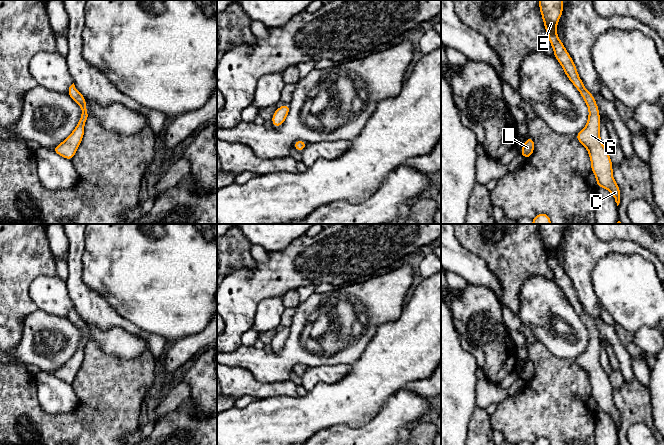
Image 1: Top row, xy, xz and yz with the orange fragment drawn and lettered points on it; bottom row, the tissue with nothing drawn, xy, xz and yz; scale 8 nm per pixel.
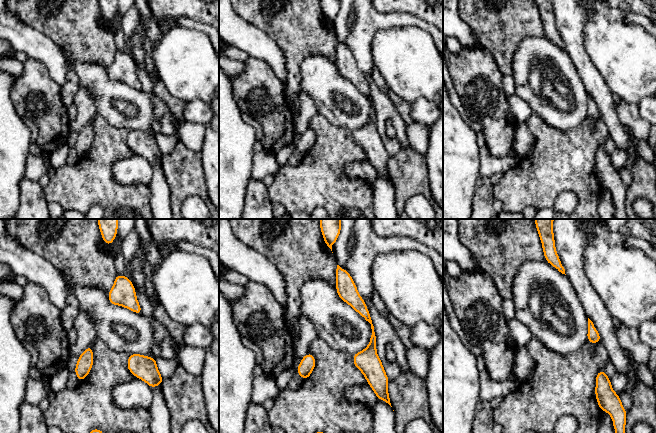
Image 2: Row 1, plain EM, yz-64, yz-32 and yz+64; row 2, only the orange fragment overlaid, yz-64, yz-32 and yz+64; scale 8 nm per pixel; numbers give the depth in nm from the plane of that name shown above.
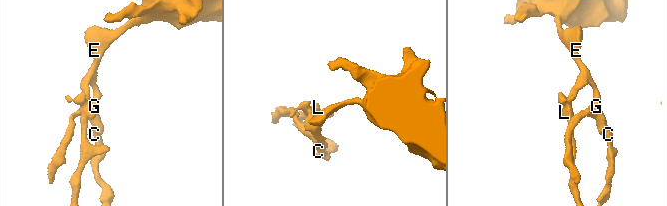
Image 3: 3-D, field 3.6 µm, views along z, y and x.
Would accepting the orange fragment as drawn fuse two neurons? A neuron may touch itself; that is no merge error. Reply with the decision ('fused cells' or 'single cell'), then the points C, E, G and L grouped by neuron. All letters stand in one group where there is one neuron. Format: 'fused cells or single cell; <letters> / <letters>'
single cell; C E G L

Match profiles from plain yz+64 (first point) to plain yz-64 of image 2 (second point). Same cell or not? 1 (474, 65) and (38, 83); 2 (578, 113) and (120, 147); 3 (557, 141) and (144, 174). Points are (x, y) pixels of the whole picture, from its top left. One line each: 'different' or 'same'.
1: same
2: different
3: different

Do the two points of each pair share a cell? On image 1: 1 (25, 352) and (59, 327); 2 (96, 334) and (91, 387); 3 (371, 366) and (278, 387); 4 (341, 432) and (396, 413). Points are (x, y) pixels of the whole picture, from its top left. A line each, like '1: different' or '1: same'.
1: same
2: different
3: different
4: same

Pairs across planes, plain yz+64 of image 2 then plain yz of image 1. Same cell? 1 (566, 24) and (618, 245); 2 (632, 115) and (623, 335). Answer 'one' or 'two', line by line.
1: one
2: one

